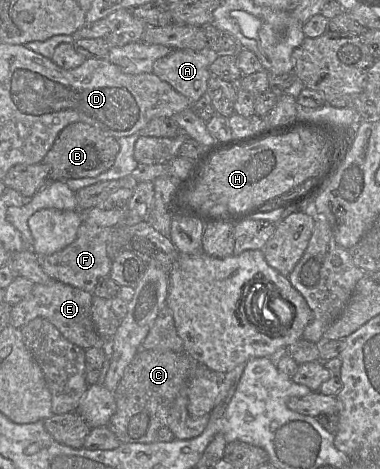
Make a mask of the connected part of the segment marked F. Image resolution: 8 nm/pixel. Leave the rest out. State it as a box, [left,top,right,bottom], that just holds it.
[40,222,112,292]

